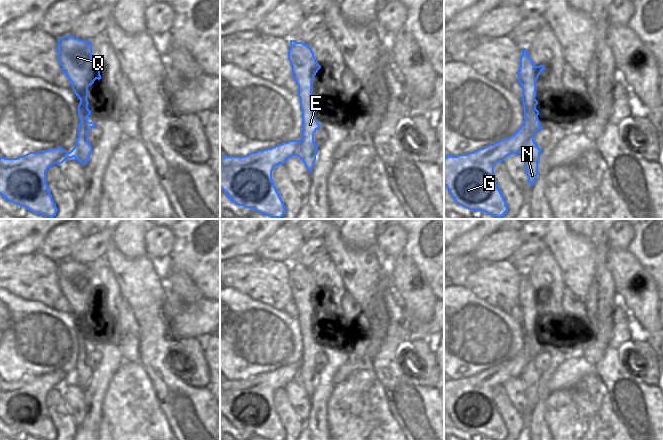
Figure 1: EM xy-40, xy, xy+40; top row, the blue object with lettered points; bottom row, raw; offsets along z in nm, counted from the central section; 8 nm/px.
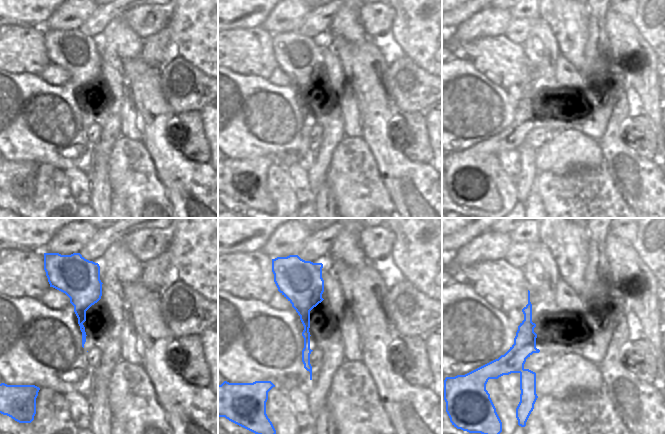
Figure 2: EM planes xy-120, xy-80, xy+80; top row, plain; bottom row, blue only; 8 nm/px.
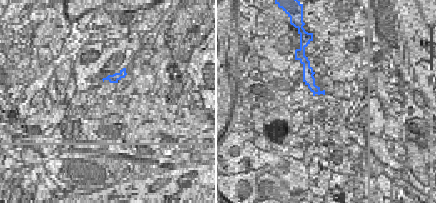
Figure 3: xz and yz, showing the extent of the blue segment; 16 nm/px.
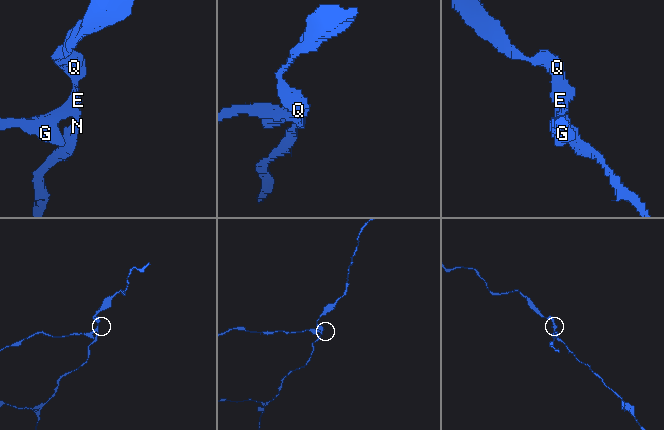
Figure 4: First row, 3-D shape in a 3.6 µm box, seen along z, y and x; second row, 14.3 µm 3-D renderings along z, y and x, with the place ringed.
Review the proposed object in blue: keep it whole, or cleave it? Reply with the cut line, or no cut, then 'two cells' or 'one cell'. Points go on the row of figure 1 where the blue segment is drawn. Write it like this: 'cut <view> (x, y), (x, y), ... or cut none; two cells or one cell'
cut xy+40 (524, 131), (527, 140), (519, 152); two cells

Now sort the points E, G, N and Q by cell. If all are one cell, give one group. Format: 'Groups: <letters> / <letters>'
Groups: E N Q / G.

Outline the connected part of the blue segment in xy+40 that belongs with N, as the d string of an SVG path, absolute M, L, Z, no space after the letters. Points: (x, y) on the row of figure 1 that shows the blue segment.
M522 48L520 67L518 69L518 82L522 85L522 103L524 105L524 121L517 132L525 132L528 139L520 152L524 159L524 167L530 187L538 175L538 161L541 149L534 141L534 135L542 129L538 119L539 111L536 109L536 81L545 68L543 64L535 66L528 55L526 48Z

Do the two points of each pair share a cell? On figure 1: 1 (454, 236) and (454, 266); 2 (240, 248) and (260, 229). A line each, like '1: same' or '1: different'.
1: different
2: same

